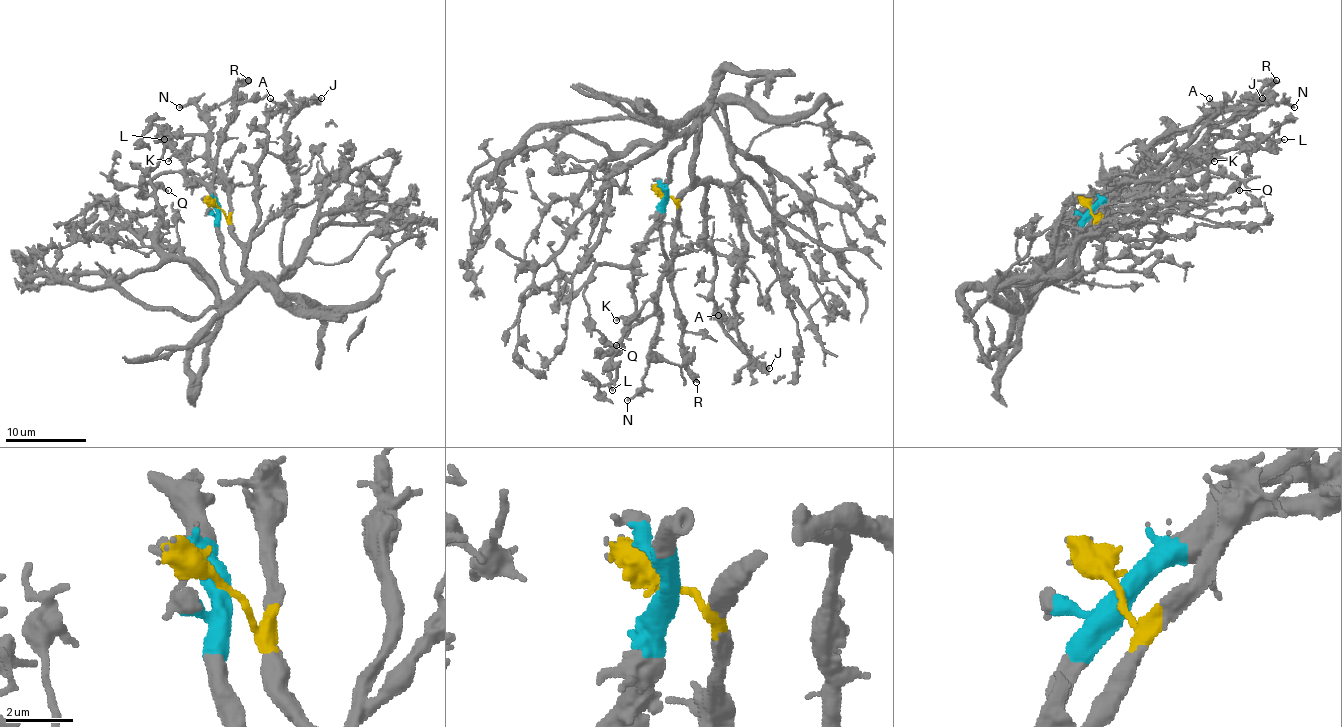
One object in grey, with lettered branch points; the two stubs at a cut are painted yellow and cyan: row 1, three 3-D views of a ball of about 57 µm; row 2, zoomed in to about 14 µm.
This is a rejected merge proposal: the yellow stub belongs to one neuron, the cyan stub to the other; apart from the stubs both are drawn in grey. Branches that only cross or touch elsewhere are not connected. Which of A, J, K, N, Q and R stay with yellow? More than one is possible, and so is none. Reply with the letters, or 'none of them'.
A, J, K, N

